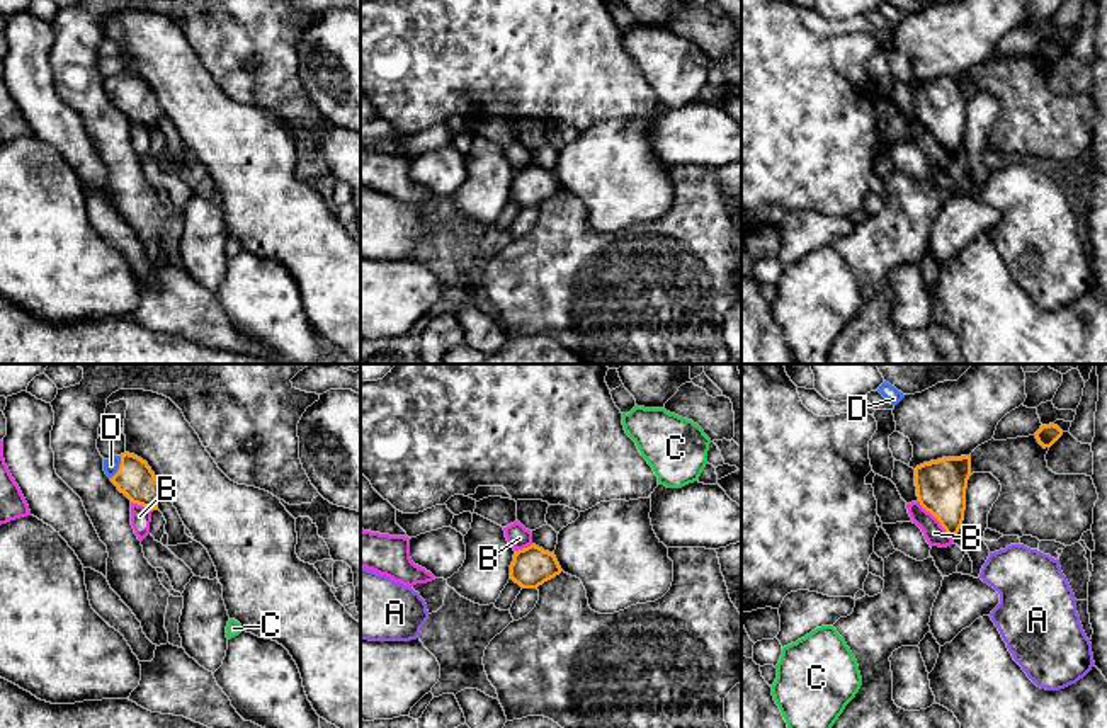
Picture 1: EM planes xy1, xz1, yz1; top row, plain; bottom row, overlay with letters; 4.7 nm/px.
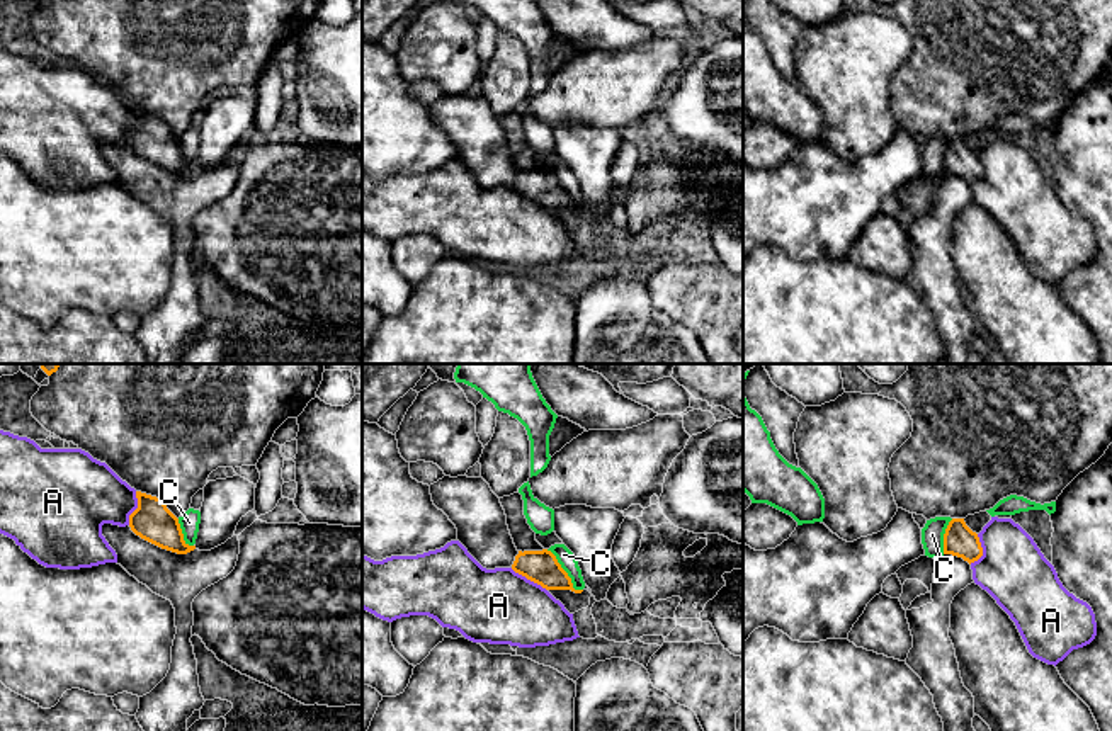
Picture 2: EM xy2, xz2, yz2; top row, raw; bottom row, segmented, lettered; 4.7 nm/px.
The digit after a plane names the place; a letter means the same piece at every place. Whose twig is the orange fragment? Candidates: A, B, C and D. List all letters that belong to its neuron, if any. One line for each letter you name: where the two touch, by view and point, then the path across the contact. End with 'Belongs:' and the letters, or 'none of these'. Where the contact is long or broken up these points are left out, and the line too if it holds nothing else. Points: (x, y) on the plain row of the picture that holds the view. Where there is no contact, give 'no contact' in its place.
D: contact xy1 (119, 87); way xy1 (135, 97), (119, 87), (111, 84)
Belongs: D

